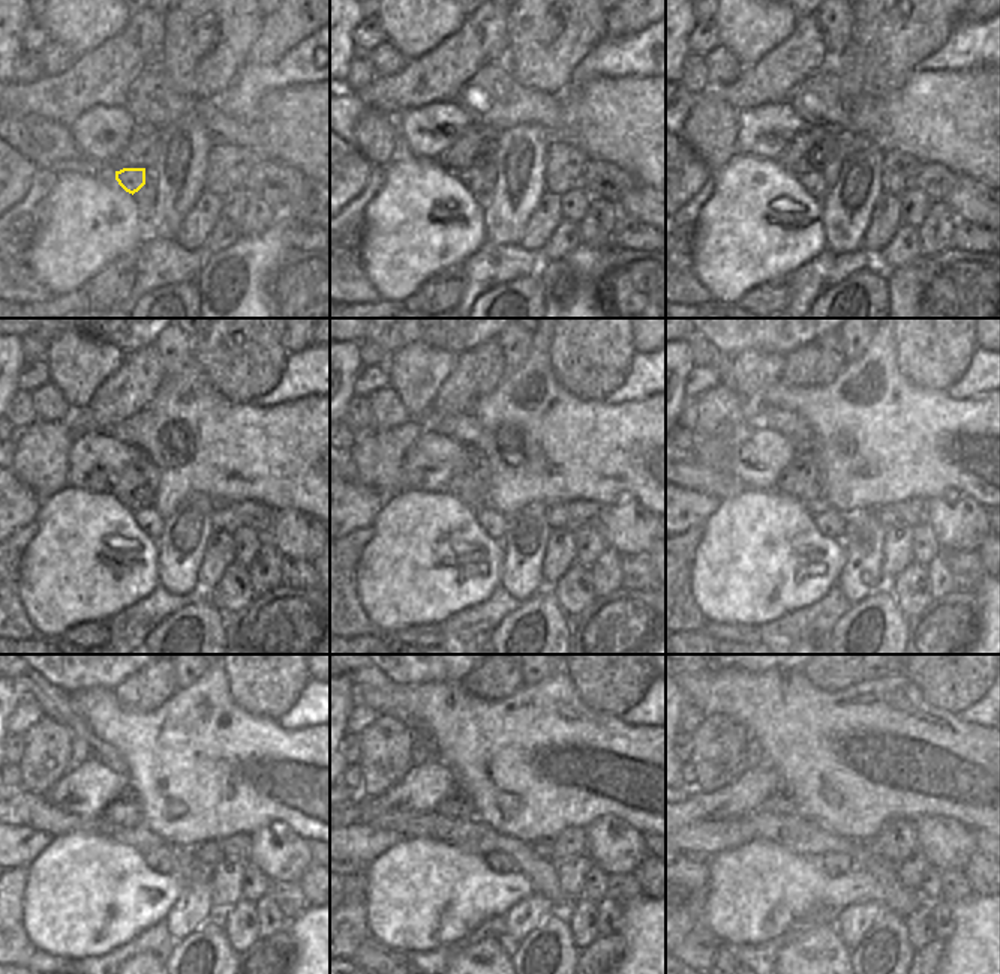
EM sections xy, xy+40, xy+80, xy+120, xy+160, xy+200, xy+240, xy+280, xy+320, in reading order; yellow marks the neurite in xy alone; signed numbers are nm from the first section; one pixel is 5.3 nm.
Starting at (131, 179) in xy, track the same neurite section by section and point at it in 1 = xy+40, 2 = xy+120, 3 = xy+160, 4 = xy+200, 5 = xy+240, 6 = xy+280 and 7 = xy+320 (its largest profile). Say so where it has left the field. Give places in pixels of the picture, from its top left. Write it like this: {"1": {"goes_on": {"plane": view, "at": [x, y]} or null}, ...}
{"1": {"goes_on": {"plane": "xy+40", "at": [473, 179]}}, "2": {"goes_on": {"plane": "xy+120", "at": [149, 520]}}, "3": {"goes_on": {"plane": "xy+160", "at": [494, 523]}}, "4": {"goes_on": {"plane": "xy+200", "at": [829, 523]}}, "5": {"goes_on": {"plane": "xy+240", "at": [164, 860]}}, "6": {"goes_on": {"plane": "xy+280", "at": [498, 862]}}, "7": {"goes_on": {"plane": "xy+320", "at": [835, 863]}}}

